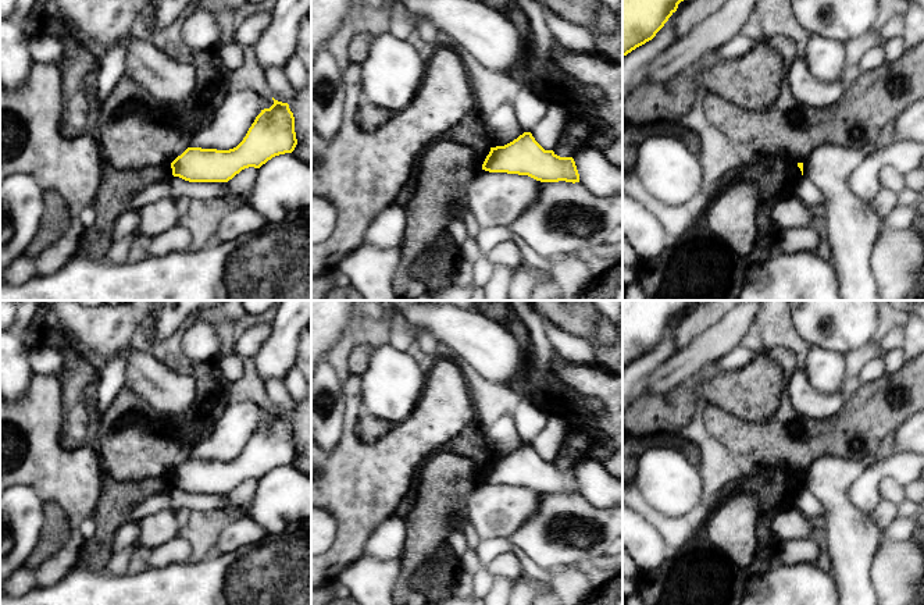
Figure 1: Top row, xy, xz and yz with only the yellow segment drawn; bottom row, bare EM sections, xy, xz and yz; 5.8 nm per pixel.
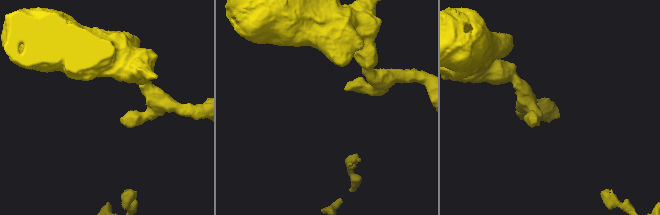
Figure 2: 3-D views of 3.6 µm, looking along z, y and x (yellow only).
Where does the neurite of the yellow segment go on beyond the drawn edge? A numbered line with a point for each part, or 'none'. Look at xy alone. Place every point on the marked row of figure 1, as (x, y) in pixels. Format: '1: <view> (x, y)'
none

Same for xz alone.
none

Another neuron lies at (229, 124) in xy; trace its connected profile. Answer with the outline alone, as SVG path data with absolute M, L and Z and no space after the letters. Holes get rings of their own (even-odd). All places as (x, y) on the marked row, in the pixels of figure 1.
M229 90L213 120L193 136L188 147L229 150L246 136L256 117L274 104L272 97L264 97L253 90Z

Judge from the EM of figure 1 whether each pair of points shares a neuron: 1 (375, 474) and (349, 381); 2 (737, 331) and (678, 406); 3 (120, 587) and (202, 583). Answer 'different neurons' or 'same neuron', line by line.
1: same neuron
2: different neurons
3: same neuron

